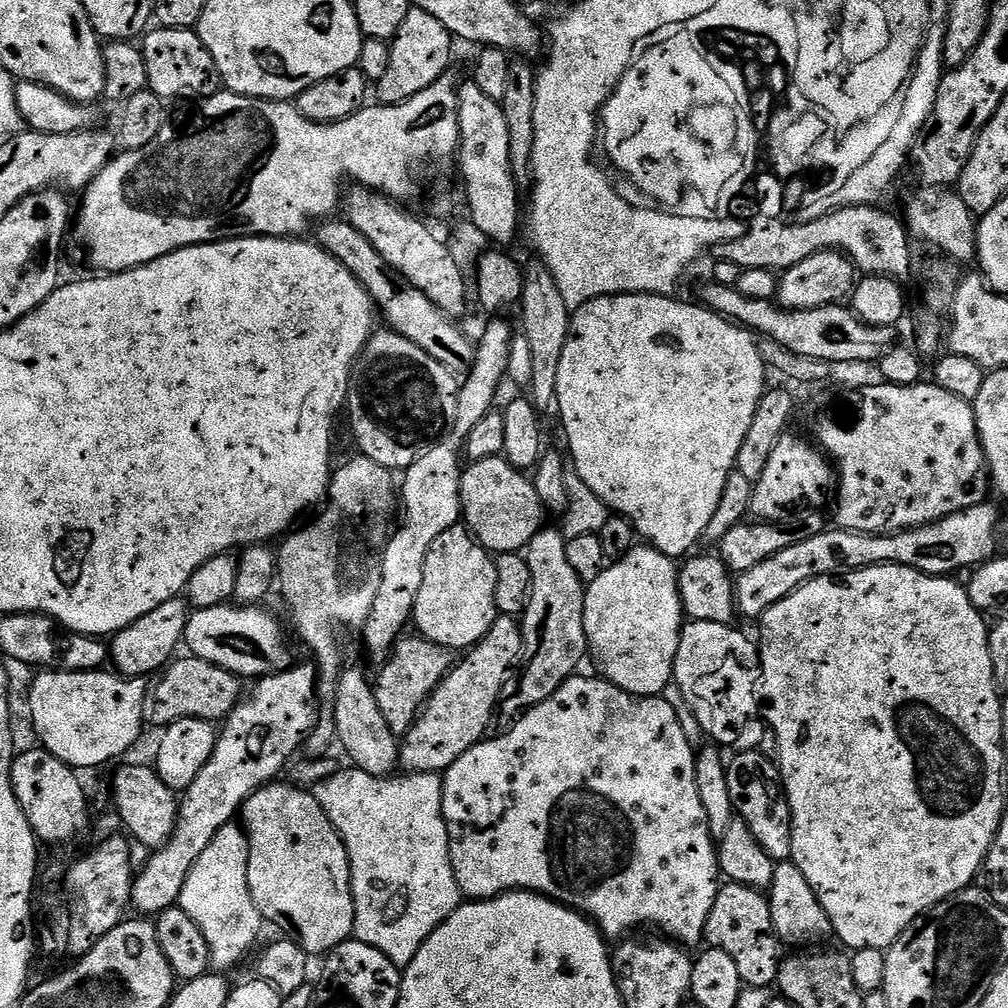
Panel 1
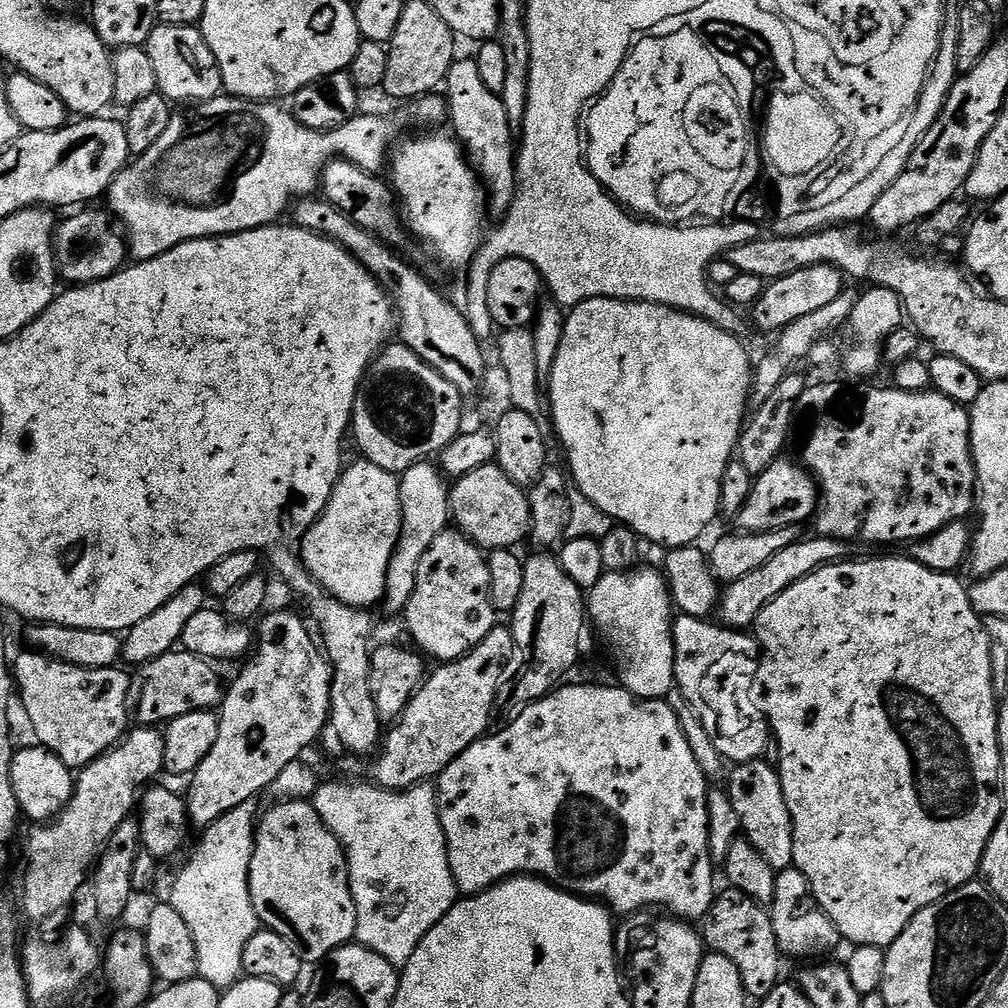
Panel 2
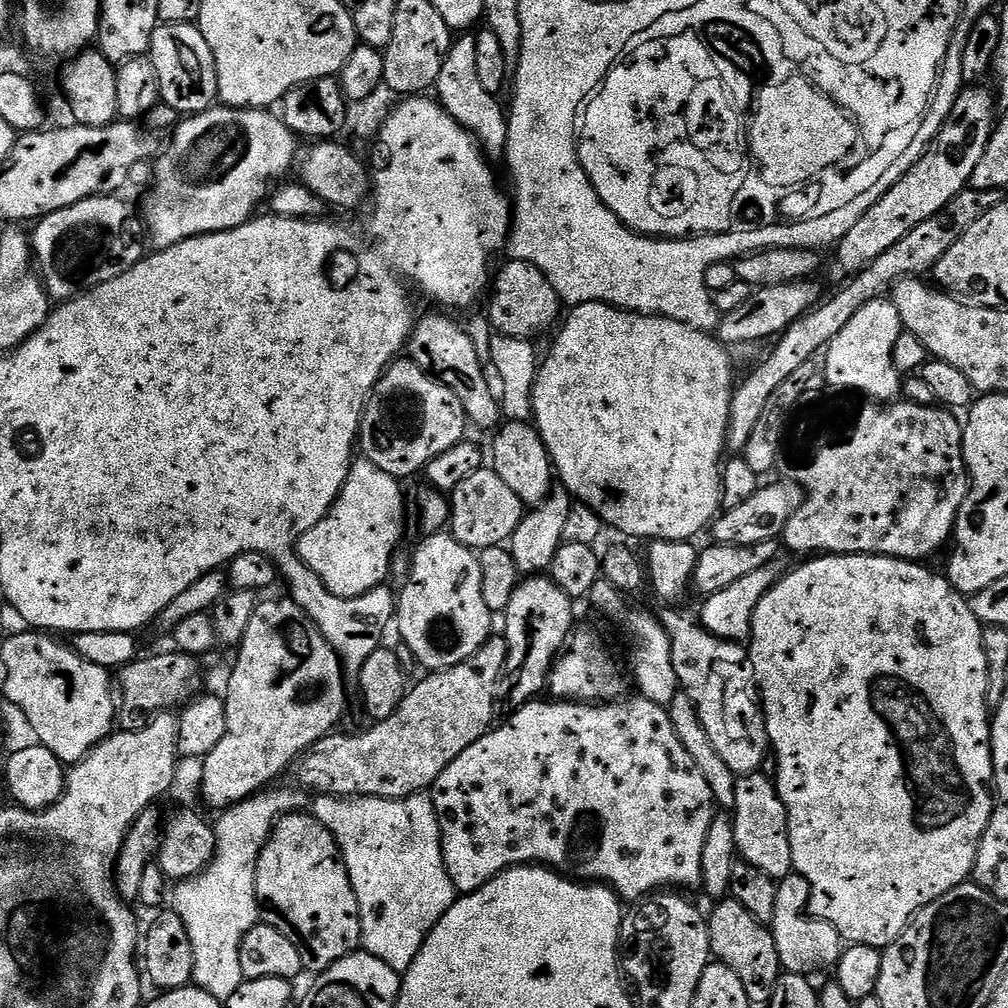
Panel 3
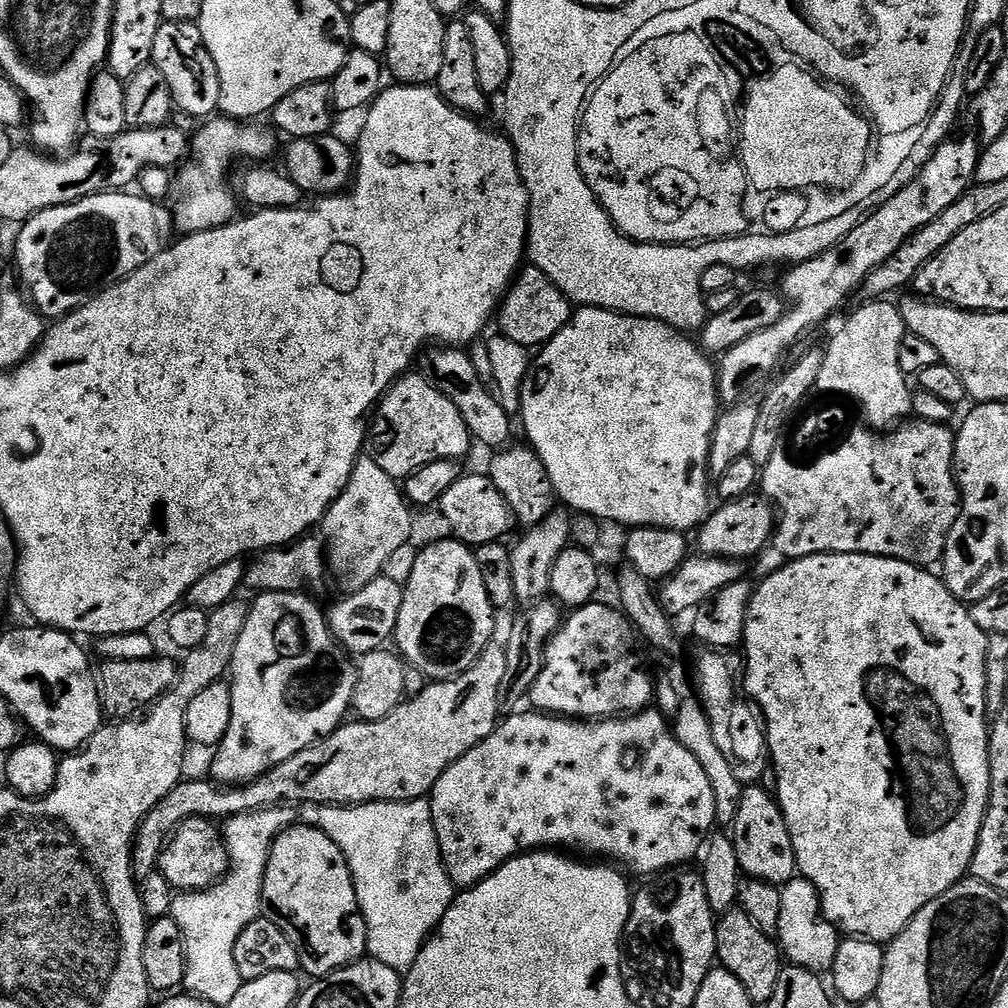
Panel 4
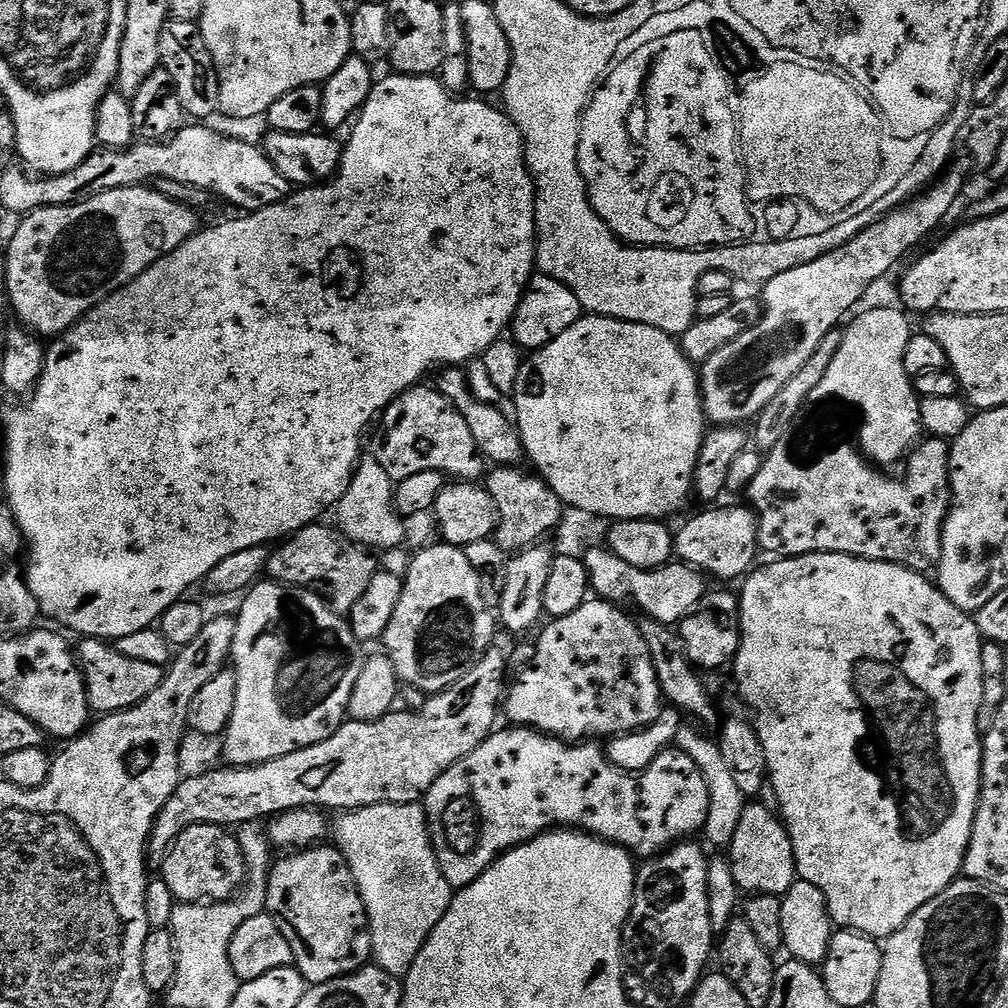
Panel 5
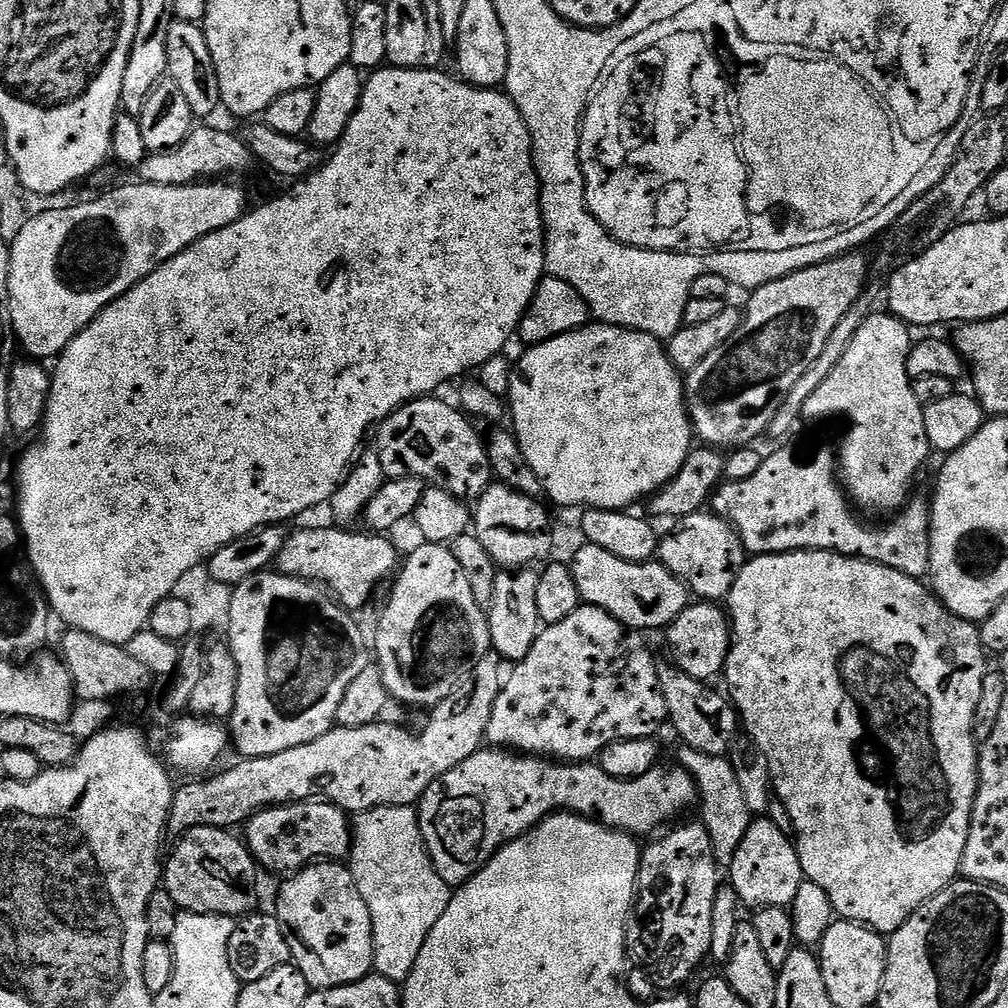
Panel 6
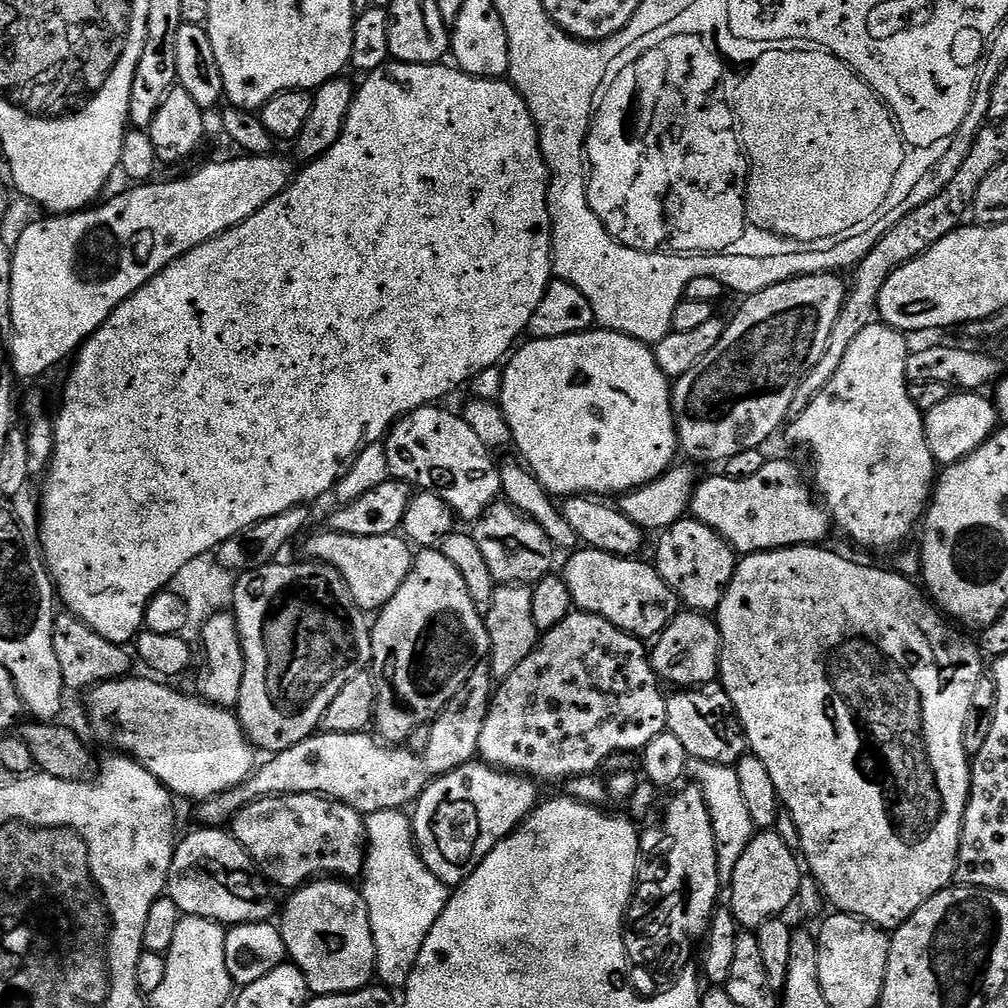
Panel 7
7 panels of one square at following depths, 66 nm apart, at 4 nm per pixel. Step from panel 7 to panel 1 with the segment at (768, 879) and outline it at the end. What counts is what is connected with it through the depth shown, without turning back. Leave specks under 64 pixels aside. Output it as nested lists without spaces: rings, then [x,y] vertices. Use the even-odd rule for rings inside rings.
[[[758,750],[737,752],[727,761],[726,786],[730,786],[733,813],[745,820],[762,850],[774,861],[791,861],[792,811],[784,793],[784,780],[780,777],[777,761],[766,758]]]

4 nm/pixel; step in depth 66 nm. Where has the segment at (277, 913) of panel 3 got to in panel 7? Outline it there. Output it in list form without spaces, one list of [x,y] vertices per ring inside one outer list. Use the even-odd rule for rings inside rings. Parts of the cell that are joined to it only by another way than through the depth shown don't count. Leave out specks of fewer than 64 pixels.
[[[321,878],[303,884],[289,896],[292,897],[285,908],[283,905],[278,927],[291,963],[300,968],[306,978],[309,993],[312,996],[337,996],[369,987],[376,976],[376,947],[370,926],[370,910],[364,901],[363,891],[346,880]]]

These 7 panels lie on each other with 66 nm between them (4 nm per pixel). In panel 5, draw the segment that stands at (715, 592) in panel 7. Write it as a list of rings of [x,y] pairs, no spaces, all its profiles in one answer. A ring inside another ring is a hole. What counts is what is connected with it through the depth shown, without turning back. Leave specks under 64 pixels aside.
[[[708,506],[697,516],[692,516],[680,532],[674,536],[674,552],[683,563],[697,568],[705,577],[716,580],[736,580],[747,577],[757,563],[756,552],[760,548],[758,542],[758,526],[756,514],[751,507],[720,508],[721,506]]]

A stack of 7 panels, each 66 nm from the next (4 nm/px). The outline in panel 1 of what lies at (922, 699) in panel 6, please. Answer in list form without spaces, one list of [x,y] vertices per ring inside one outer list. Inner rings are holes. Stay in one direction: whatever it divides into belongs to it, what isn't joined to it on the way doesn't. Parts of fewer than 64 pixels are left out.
[[[879,564],[869,568],[853,568],[834,576],[823,576],[817,580],[806,582],[798,590],[794,590],[794,594],[782,598],[782,602],[770,606],[770,610],[766,610],[766,614],[761,616],[758,621],[758,627],[760,627],[760,636],[758,635],[760,650],[758,696],[762,701],[764,723],[774,730],[781,747],[778,767],[780,777],[784,780],[784,793],[788,796],[788,805],[792,811],[791,861],[796,864],[798,870],[802,870],[802,873],[805,874],[806,881],[813,887],[818,902],[821,903],[822,909],[828,915],[831,931],[845,944],[841,945],[848,950],[858,948],[887,950],[891,948],[893,942],[924,912],[938,906],[938,902],[958,894],[963,888],[969,887],[979,877],[983,869],[984,859],[998,834],[1002,814],[1006,811],[1006,804],[1004,804],[1004,732],[1006,732],[1006,725],[1002,722],[1002,714],[1006,711],[1006,704],[1000,701],[1000,692],[996,689],[998,681],[994,674],[994,666],[988,649],[989,625],[984,624],[985,617],[980,609],[974,606],[974,602],[970,602],[967,587],[963,583],[955,584],[954,581],[955,579],[947,576],[928,576],[925,572],[919,572],[901,564]]]

